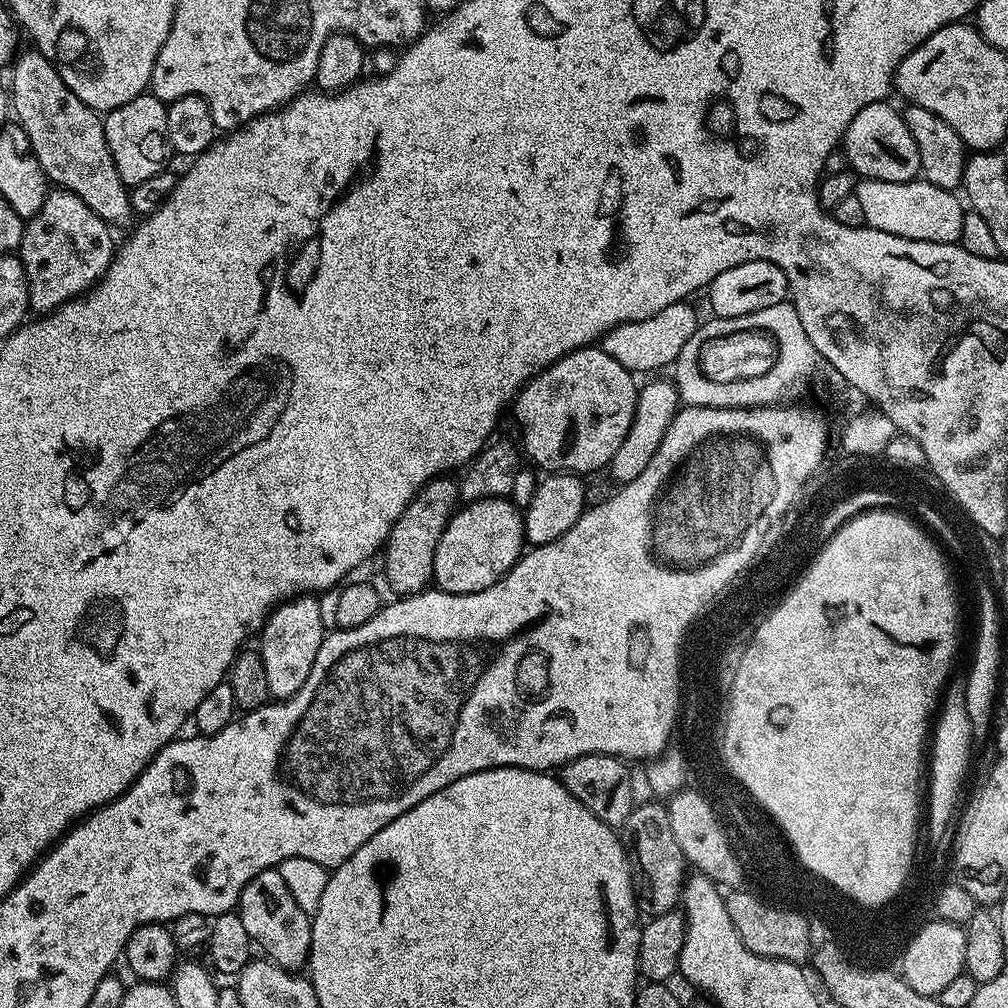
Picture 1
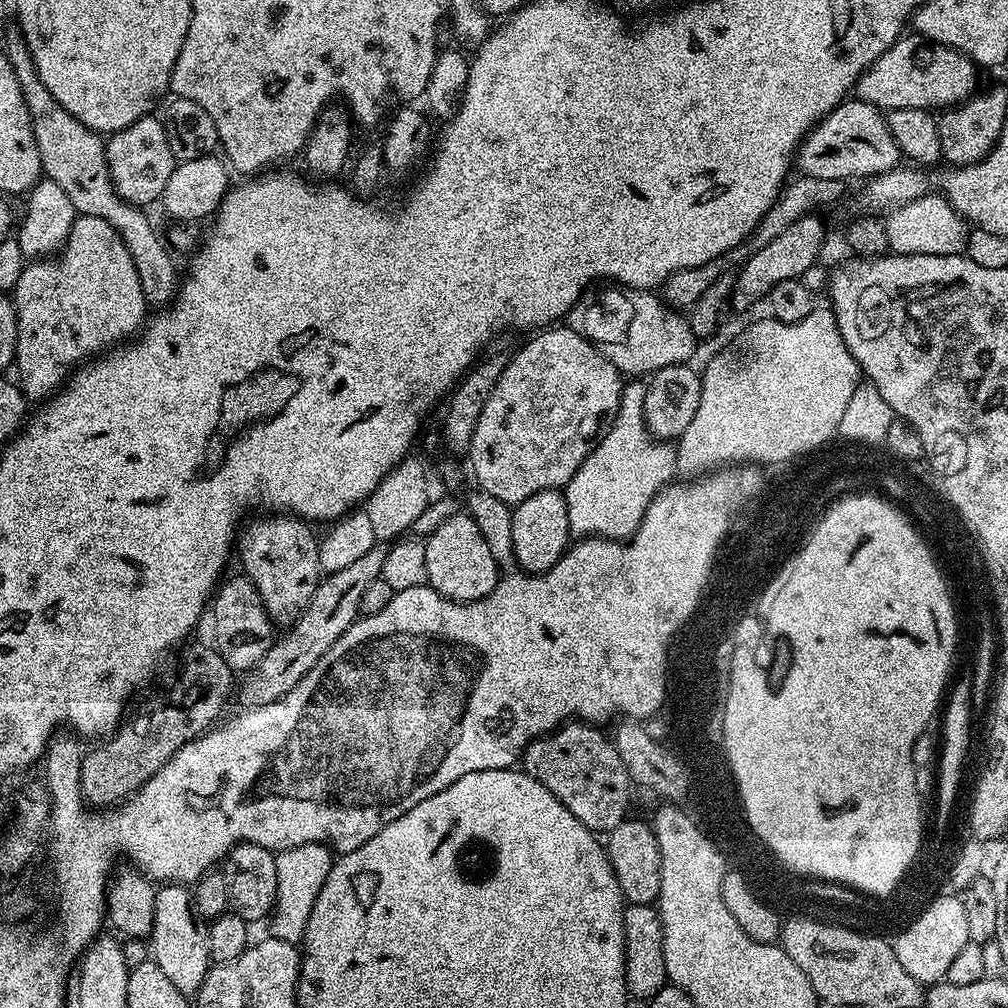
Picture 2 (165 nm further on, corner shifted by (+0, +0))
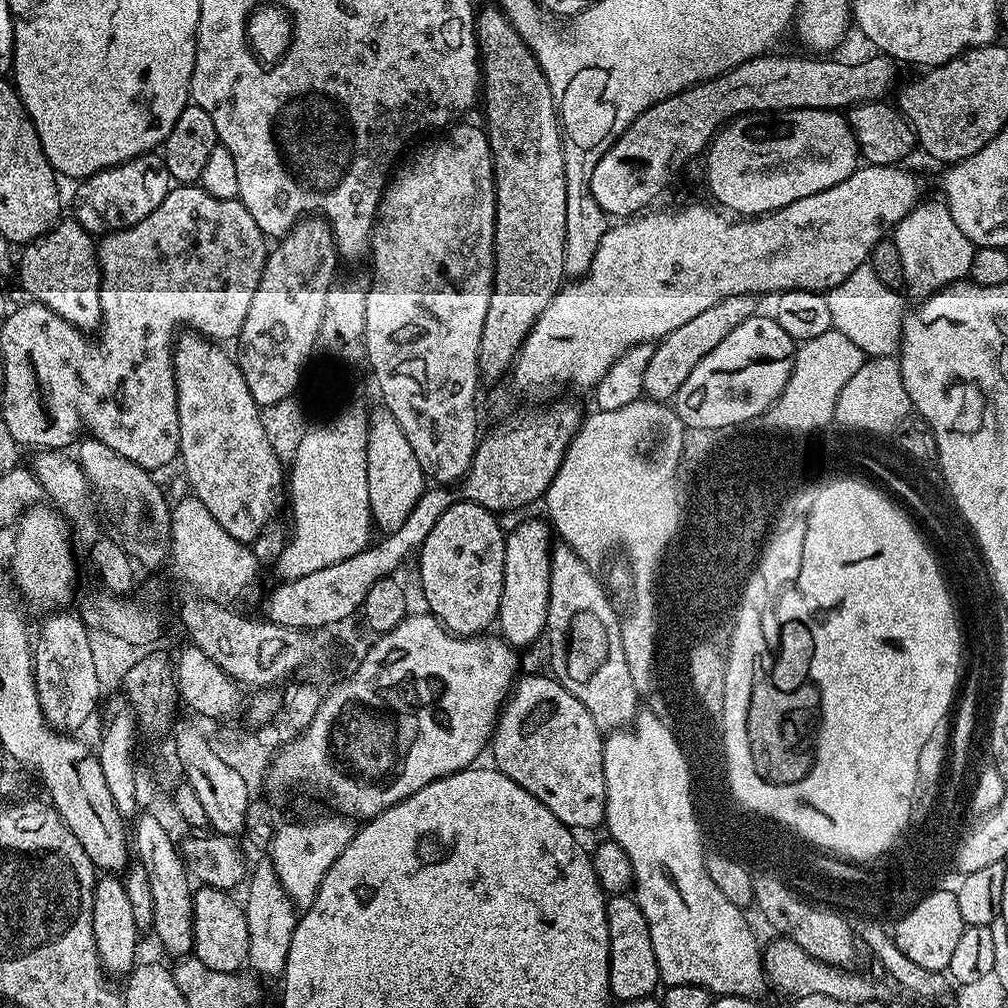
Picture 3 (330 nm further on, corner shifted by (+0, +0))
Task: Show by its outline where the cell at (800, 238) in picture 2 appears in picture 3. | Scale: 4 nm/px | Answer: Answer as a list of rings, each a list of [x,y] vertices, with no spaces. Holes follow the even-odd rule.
[[[756,296],[726,298],[720,304],[710,306],[710,310],[698,314],[698,318],[690,318],[686,326],[678,326],[678,330],[659,341],[653,349],[649,365],[646,366],[643,395],[647,399],[663,402],[675,398],[686,378],[690,378],[694,366],[698,366],[698,362],[702,362],[702,358],[706,358],[706,354],[710,354],[710,350],[714,350],[714,346],[718,346],[718,342],[722,342],[722,338],[726,338],[730,330],[735,330],[736,327],[742,326],[742,322],[757,315],[756,302]]]

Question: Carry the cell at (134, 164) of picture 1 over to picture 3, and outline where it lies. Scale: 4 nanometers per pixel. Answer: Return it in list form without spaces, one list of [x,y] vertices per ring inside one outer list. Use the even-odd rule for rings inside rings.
[[[155,151],[143,152],[133,160],[116,164],[92,176],[85,176],[75,185],[76,212],[74,219],[86,231],[93,234],[116,232],[120,228],[132,228],[146,214],[158,210],[158,206],[166,198],[173,187],[172,175],[166,170],[163,155]]]

